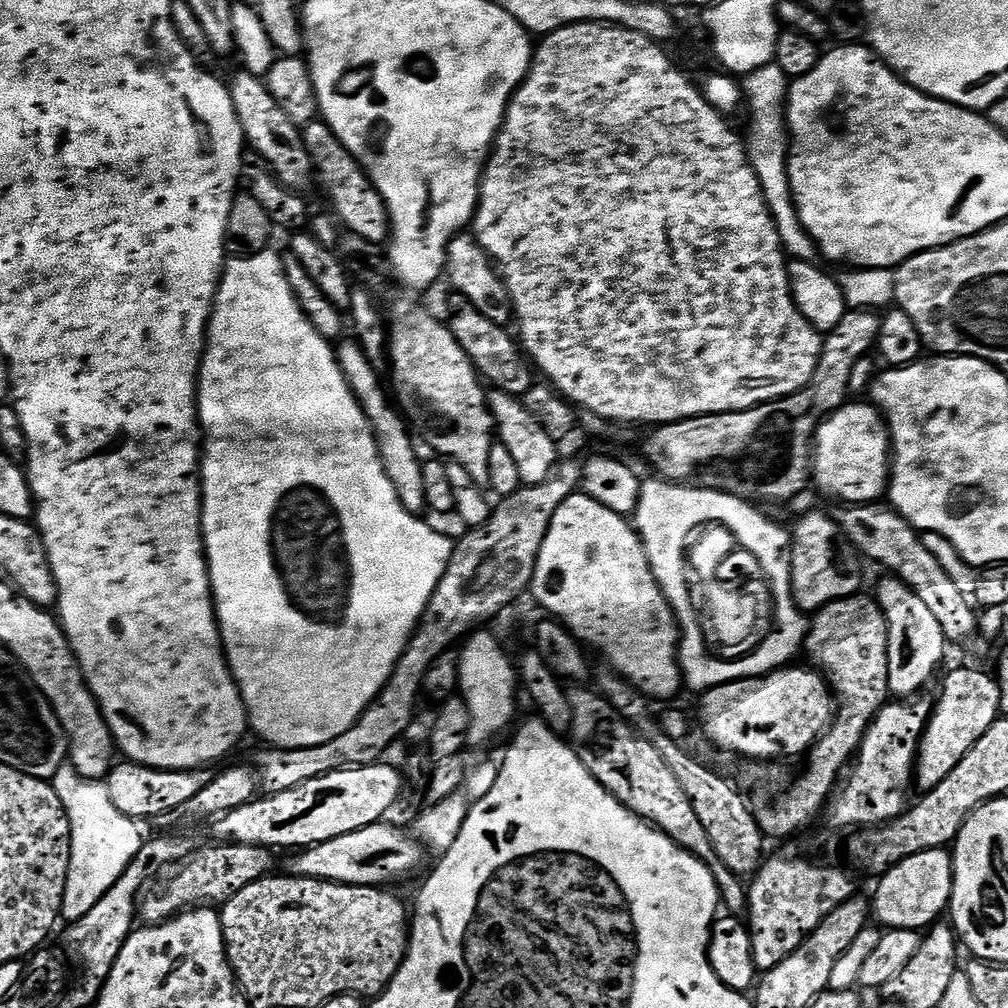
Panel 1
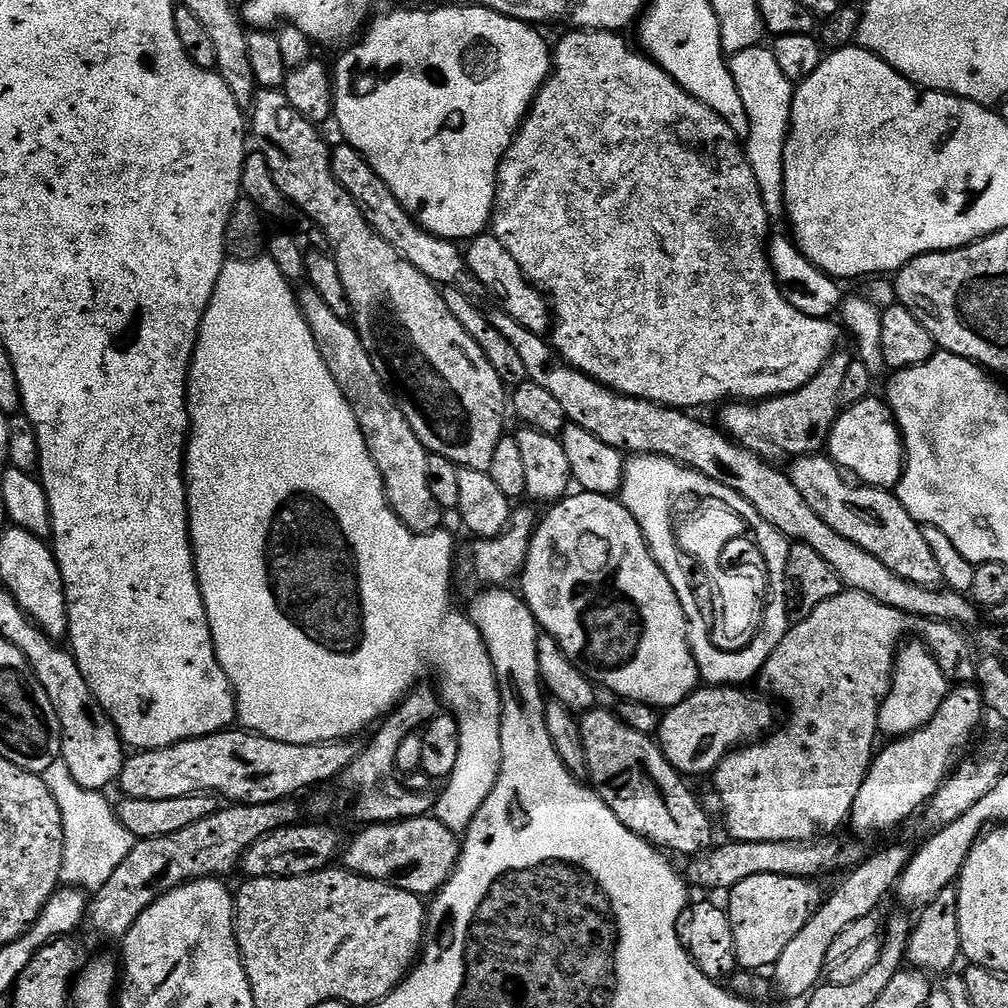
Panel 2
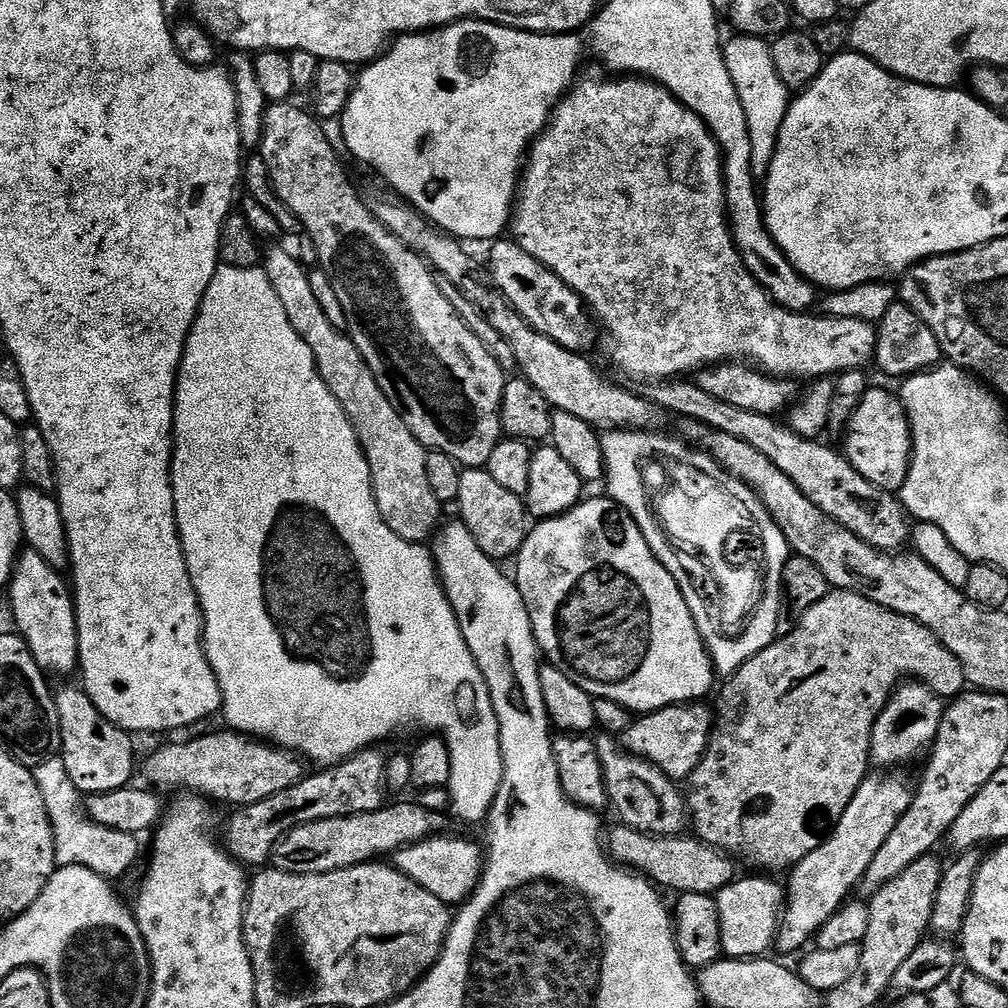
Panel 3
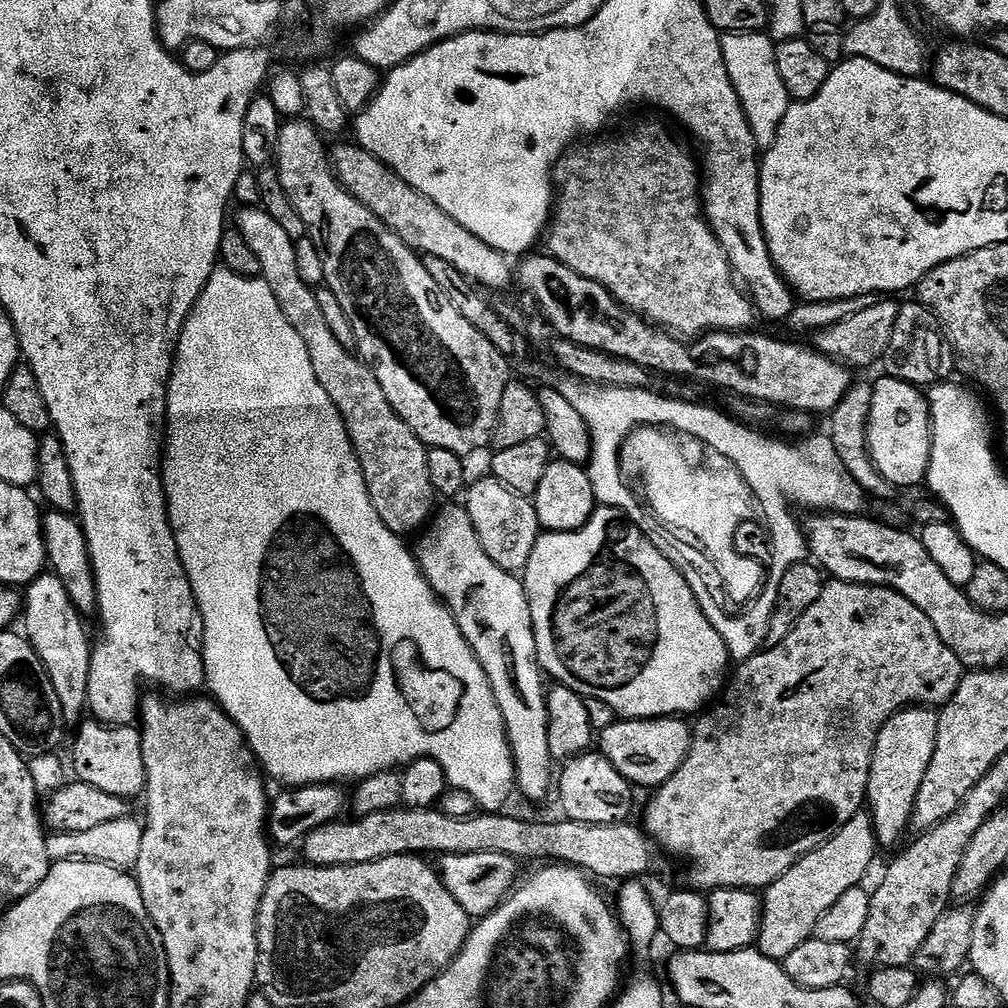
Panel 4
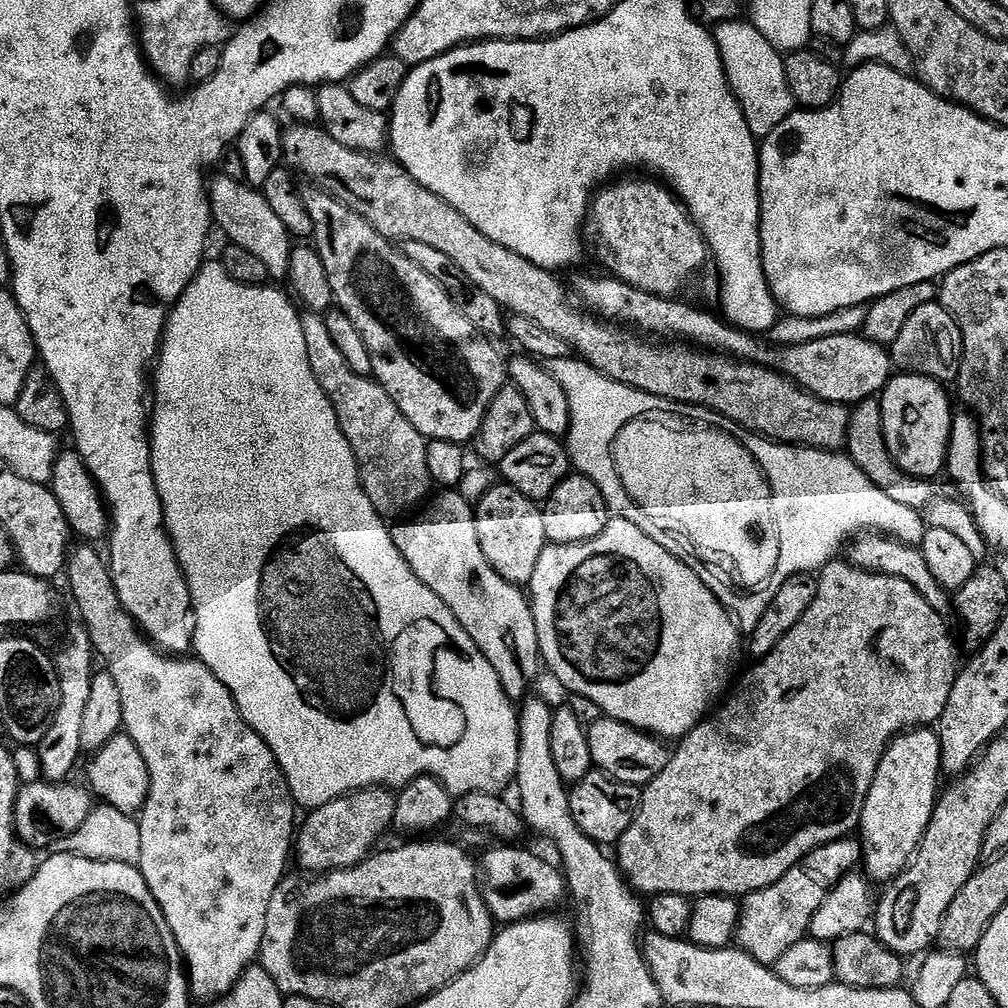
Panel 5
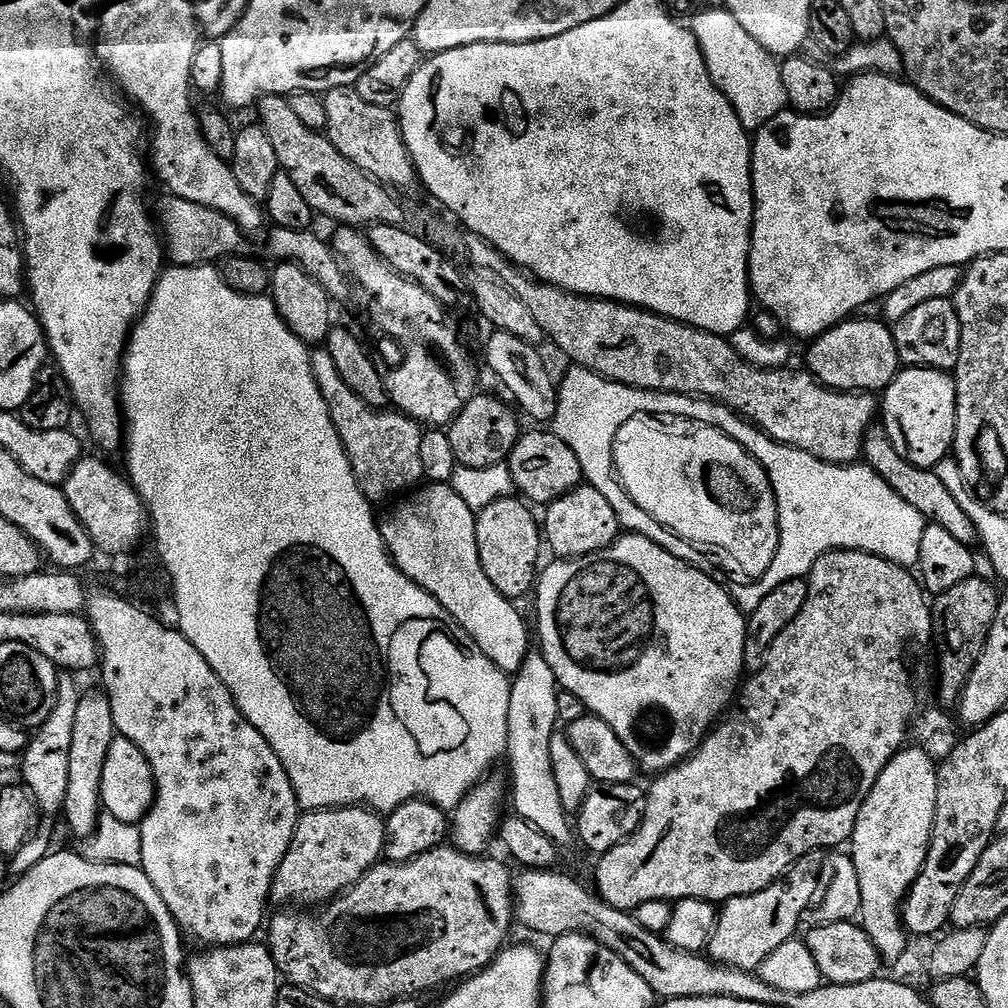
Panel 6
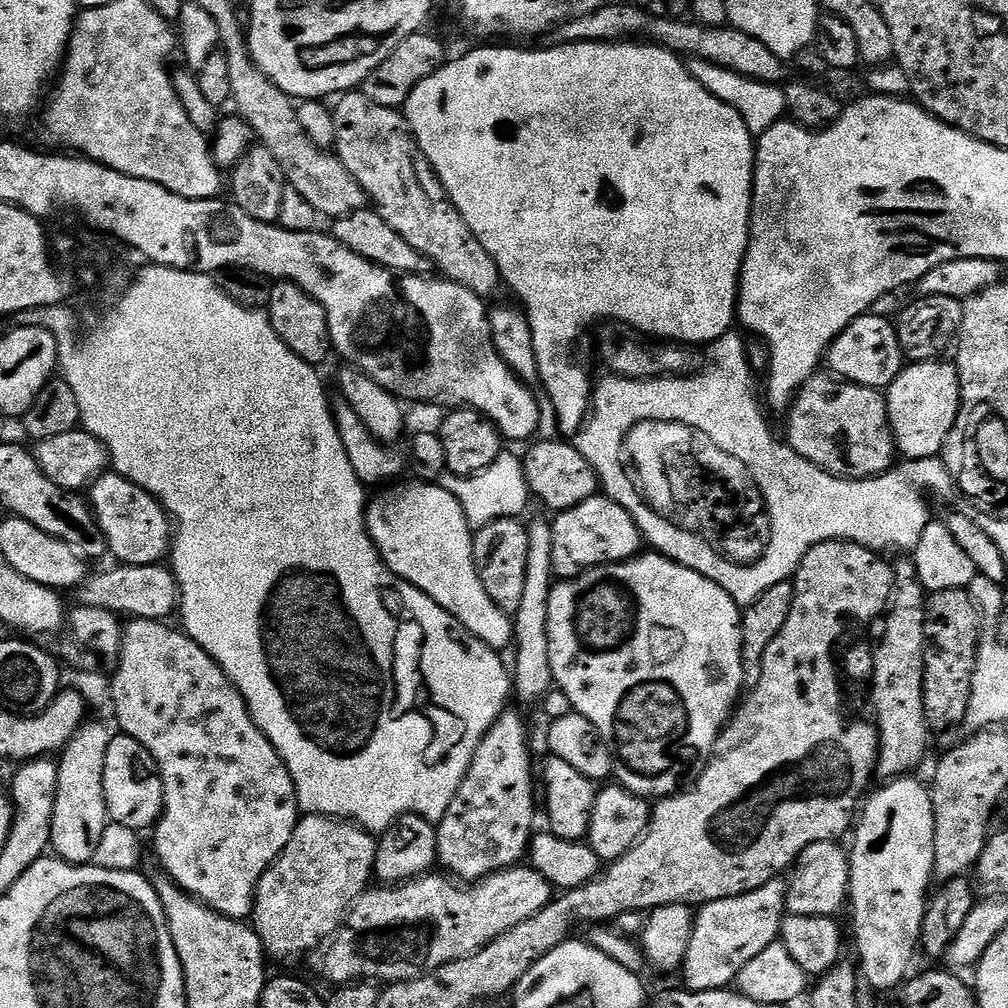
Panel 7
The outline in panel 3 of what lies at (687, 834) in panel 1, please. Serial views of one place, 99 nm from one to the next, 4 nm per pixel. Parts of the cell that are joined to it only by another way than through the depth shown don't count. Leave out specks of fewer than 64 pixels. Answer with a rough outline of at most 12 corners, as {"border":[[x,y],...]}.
{"border":[[615,736],[595,742],[611,807],[651,836],[689,827],[686,796]]}

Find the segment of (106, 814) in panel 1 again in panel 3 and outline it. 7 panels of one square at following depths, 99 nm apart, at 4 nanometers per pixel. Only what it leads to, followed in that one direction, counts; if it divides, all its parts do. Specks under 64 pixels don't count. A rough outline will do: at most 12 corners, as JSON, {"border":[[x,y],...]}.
{"border":[[63,759],[35,765],[57,865],[126,875],[137,837],[87,816]]}

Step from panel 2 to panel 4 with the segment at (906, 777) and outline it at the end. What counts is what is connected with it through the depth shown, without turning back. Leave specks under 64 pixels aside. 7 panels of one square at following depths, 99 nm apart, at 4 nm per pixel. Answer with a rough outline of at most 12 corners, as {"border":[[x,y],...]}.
{"border":[[861,810],[762,892],[758,950],[783,962],[861,887],[878,841]]}

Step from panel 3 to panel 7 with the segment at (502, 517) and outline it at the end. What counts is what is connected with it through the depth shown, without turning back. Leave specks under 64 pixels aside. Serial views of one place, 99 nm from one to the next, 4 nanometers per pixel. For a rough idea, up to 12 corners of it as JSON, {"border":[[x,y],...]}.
{"border":[[528,524],[475,529],[474,562],[494,606],[522,606]]}

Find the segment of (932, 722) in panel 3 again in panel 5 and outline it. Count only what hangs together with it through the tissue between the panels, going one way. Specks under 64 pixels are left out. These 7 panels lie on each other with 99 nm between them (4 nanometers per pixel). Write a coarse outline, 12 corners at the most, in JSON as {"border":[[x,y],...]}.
{"border":[[940,738],[884,749],[860,815],[862,868],[891,882],[936,809]]}

